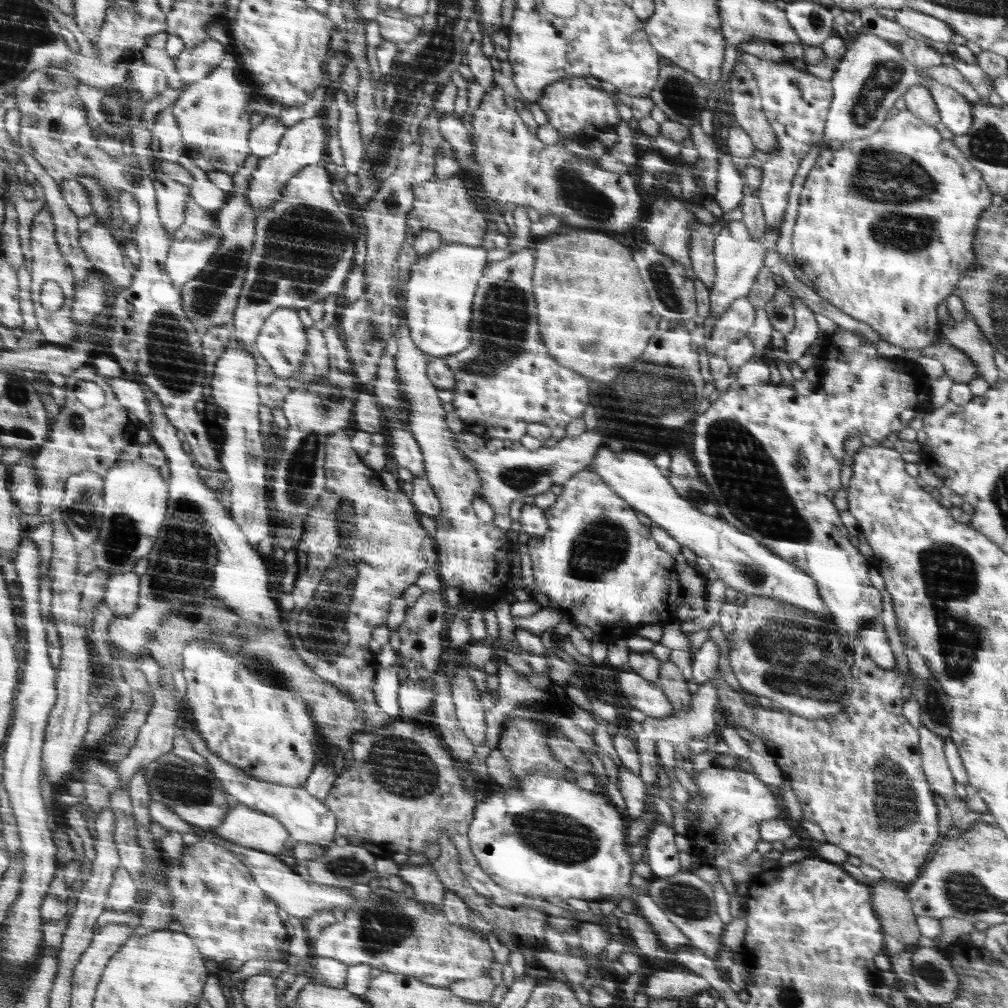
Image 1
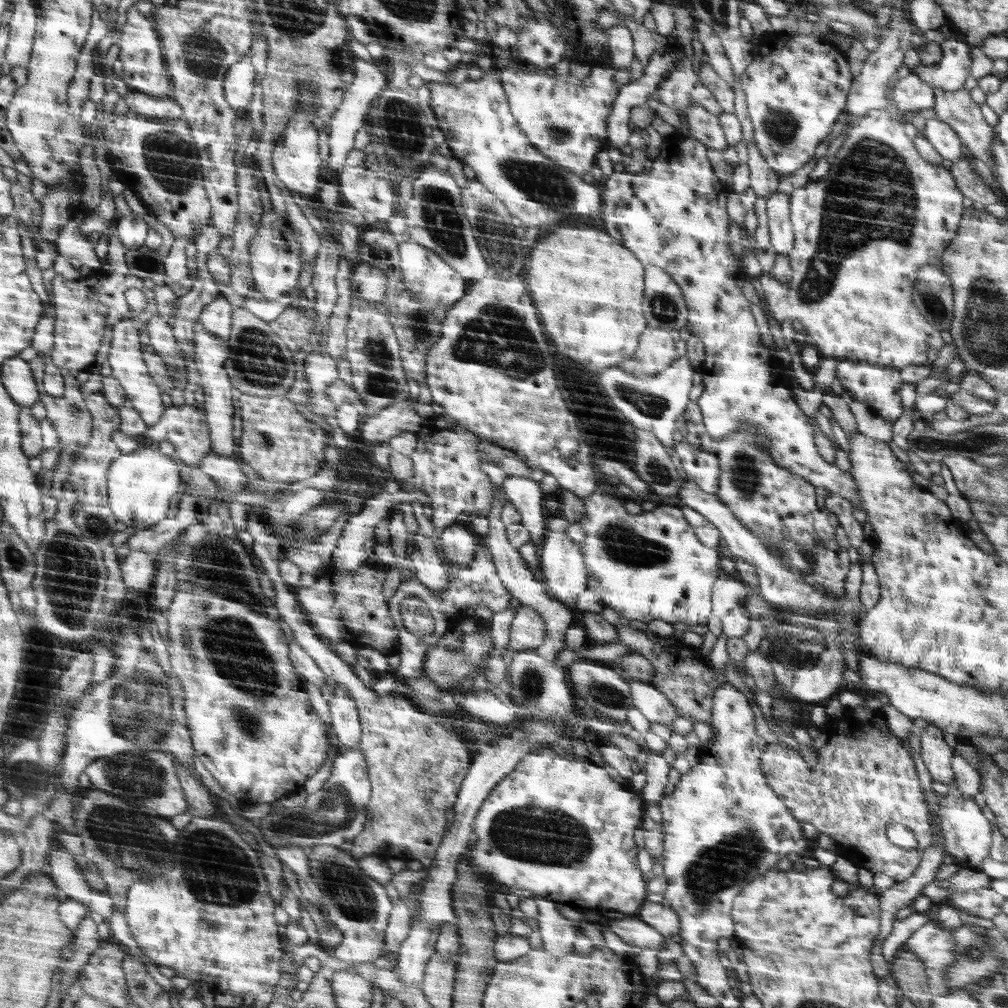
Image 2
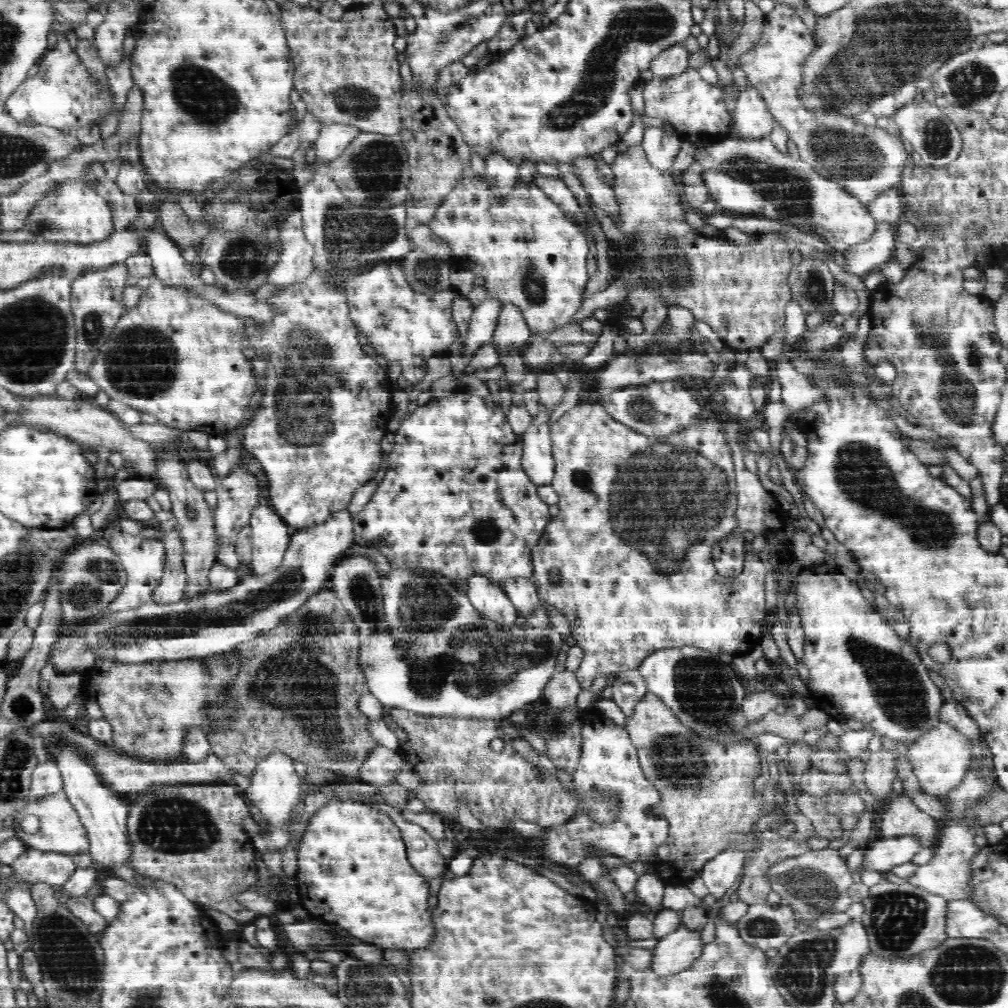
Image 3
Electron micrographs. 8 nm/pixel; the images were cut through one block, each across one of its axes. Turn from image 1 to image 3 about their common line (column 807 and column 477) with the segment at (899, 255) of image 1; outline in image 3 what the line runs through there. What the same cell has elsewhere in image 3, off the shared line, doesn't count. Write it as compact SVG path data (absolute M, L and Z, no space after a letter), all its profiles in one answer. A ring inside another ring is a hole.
M468 166L463 177L463 182L456 186L455 190L444 199L444 202L440 203L440 206L436 209L435 216L428 222L430 230L438 241L445 244L451 250L453 257L447 261L450 269L456 269L464 265L468 270L472 271L474 278L478 275L483 276L485 284L482 285L482 287L486 289L486 296L498 299L500 306L504 306L506 303L514 303L514 306L520 308L518 311L522 311L522 315L524 315L524 319L526 319L526 323L528 323L528 327L530 327L532 336L546 339L549 333L570 322L583 306L583 300L585 299L584 292L586 292L586 283L589 279L588 268L586 267L590 249L588 240L586 239L587 232L575 224L573 220L570 220L566 216L566 213L548 197L548 195L532 183L520 181L509 198L506 198L506 200L498 200L497 198L498 197L492 195L492 191L490 191L490 185L488 185L488 181L486 181L485 172L483 172L480 177L477 177L471 171L470 166Z

